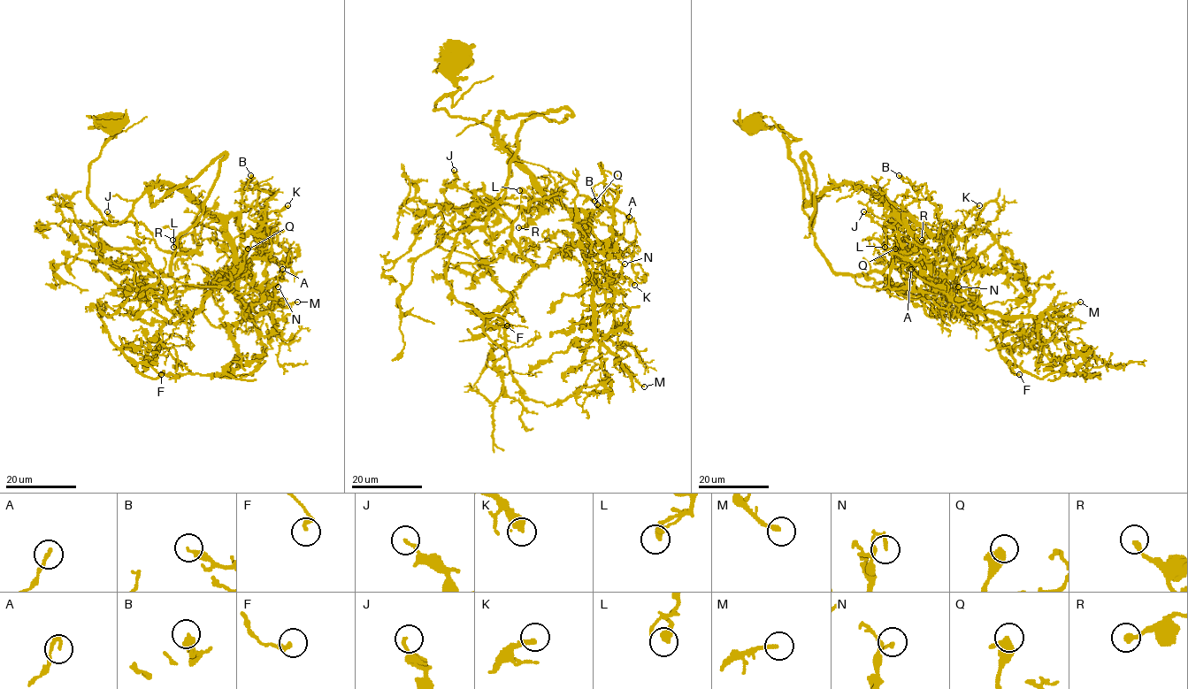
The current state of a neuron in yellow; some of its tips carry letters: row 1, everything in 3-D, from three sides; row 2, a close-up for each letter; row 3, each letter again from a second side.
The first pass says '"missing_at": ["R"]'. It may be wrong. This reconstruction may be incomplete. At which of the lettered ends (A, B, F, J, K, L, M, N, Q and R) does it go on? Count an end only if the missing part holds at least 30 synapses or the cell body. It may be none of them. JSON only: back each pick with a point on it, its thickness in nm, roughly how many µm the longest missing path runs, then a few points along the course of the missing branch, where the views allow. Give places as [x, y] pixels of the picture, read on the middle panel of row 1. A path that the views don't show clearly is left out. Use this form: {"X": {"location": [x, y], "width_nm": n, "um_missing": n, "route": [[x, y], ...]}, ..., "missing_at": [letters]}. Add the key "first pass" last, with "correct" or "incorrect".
{"K": {"location": [634, 285], "width_nm": 320, "um_missing": 8, "route": [[634, 285], [647, 285], [654, 293]]}, "missing_at": ["K"], "first pass": "incorrect"}

